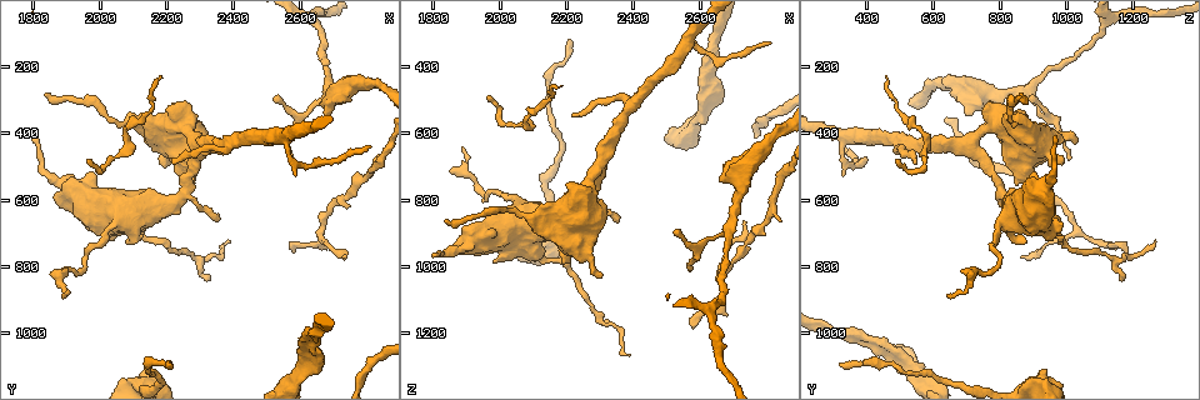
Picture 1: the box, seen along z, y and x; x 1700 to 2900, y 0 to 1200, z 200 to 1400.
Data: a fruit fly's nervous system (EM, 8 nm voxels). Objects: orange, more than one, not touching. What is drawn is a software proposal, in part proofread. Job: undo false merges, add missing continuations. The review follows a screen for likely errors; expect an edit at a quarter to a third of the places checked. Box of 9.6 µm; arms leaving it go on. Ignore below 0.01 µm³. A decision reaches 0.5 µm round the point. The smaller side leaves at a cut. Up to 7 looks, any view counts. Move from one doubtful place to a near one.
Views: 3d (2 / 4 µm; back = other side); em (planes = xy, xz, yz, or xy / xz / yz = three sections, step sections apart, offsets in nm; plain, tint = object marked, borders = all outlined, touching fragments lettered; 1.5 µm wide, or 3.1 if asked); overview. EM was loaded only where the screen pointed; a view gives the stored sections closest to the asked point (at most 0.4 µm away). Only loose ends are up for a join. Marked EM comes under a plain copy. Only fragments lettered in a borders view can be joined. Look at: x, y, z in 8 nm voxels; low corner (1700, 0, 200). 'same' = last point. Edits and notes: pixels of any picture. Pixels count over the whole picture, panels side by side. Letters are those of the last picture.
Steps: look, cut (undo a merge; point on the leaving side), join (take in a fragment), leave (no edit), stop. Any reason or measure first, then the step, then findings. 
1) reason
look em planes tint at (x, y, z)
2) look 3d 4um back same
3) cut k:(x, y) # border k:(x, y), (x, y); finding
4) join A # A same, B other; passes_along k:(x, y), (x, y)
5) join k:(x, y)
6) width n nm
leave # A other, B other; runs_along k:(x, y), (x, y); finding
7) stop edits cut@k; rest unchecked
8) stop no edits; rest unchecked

free end
look em planes borders at (2170, 240, 460)

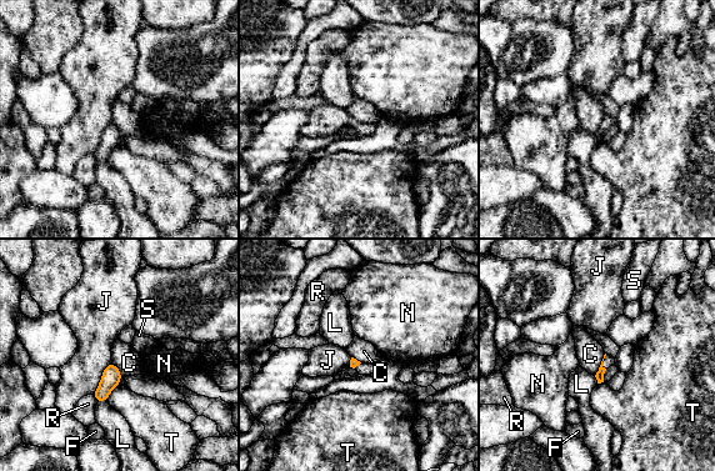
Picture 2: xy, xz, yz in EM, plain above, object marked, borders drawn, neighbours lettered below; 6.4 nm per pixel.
join S # C other, F other, J other, L other, N other, R other, S same, T other; the neuron continues

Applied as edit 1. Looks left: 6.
look overview

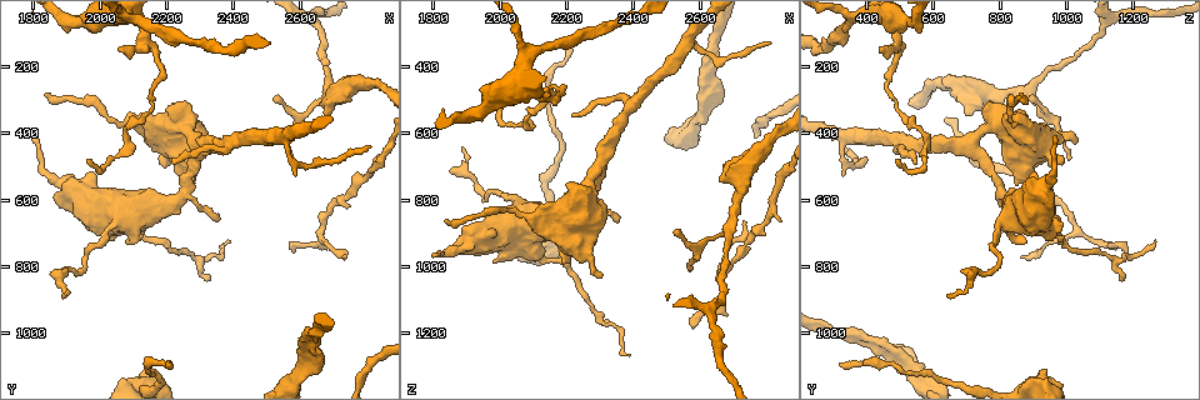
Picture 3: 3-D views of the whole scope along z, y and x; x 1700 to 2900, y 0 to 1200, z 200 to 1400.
arms part here
look em planes tint at (2250, 580, 800)

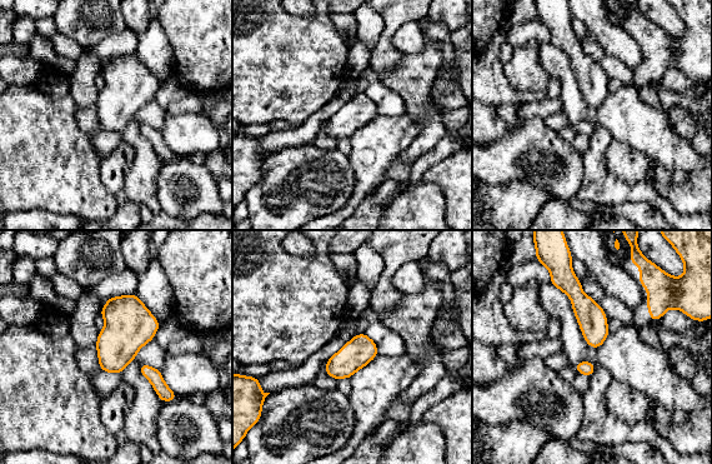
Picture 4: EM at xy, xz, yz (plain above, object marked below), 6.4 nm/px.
look em planes borders same

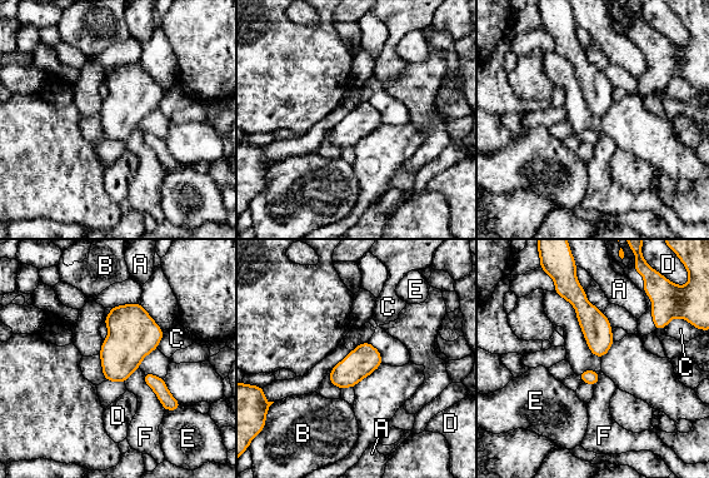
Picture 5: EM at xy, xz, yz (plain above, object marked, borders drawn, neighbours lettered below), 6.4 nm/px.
longest_contact F 280 nm
leave # A other, B other, C other, D other, E other, F other; border 5:(143, 373), (143, 381), (165, 411); continuous, no second neuron

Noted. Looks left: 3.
free end
look 3d 4um at (2210, 1090, 320)

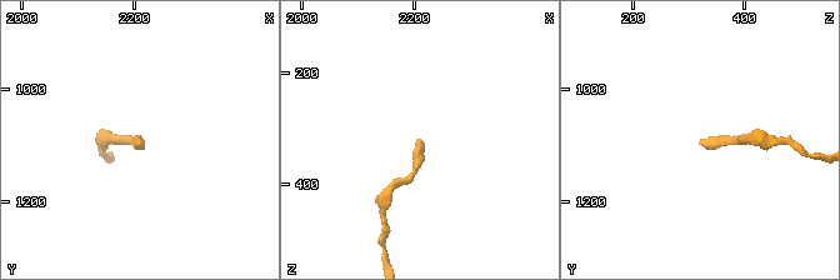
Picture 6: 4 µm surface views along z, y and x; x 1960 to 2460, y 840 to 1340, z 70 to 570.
look em xy step 4 tint at (2210, 1095, 320)

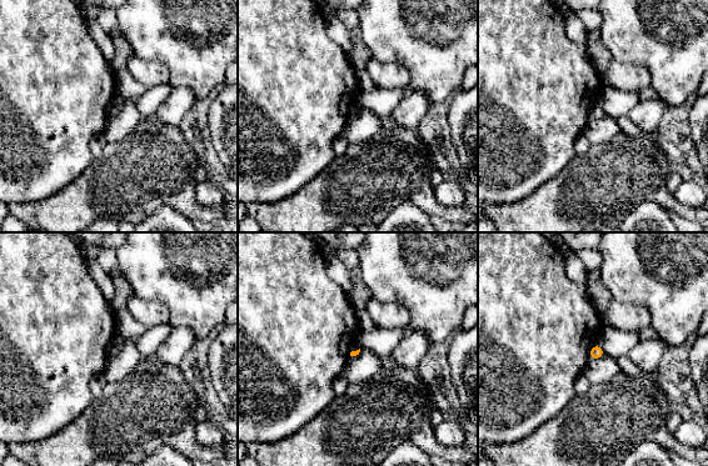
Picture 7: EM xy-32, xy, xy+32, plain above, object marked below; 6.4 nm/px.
cut it another way
look em planes borders same

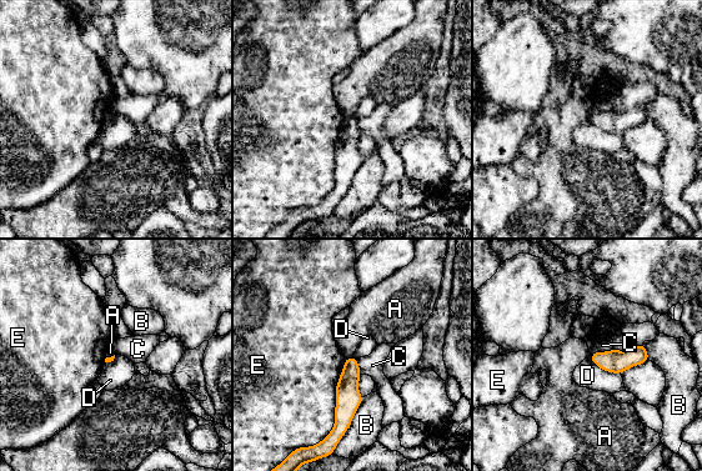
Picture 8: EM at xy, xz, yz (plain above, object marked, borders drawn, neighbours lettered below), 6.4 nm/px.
leave # A other, B other, C other, D other, E other; runs_along 8:(352, 360), (347, 402), (339, 432); no lettered fragment goes on from it

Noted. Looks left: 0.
stop edits join@2; rest unchecked

